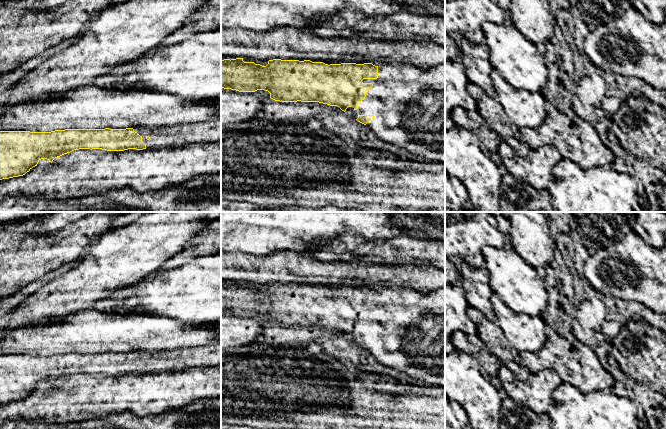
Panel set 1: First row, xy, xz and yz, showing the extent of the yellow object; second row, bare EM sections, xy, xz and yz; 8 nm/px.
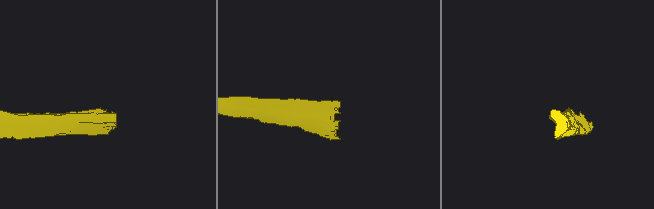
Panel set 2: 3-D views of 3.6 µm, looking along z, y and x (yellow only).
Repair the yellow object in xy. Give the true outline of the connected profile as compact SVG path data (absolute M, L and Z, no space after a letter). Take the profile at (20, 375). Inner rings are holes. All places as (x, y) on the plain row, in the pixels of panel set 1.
M221 340L216 343L157 351L154 353L135 350L126 353L65 353L51 356L0 355L0 404L23 400L41 383L49 386L79 373L124 375L128 373L186 371L195 367L221 366Z

